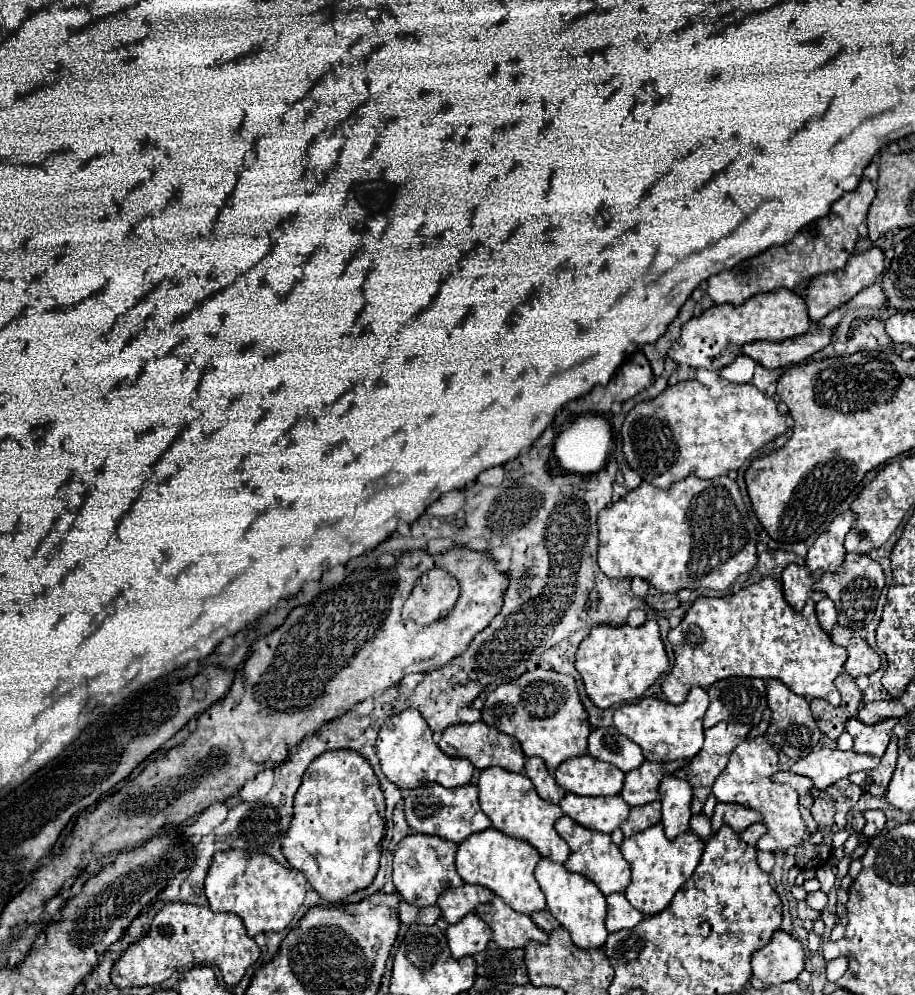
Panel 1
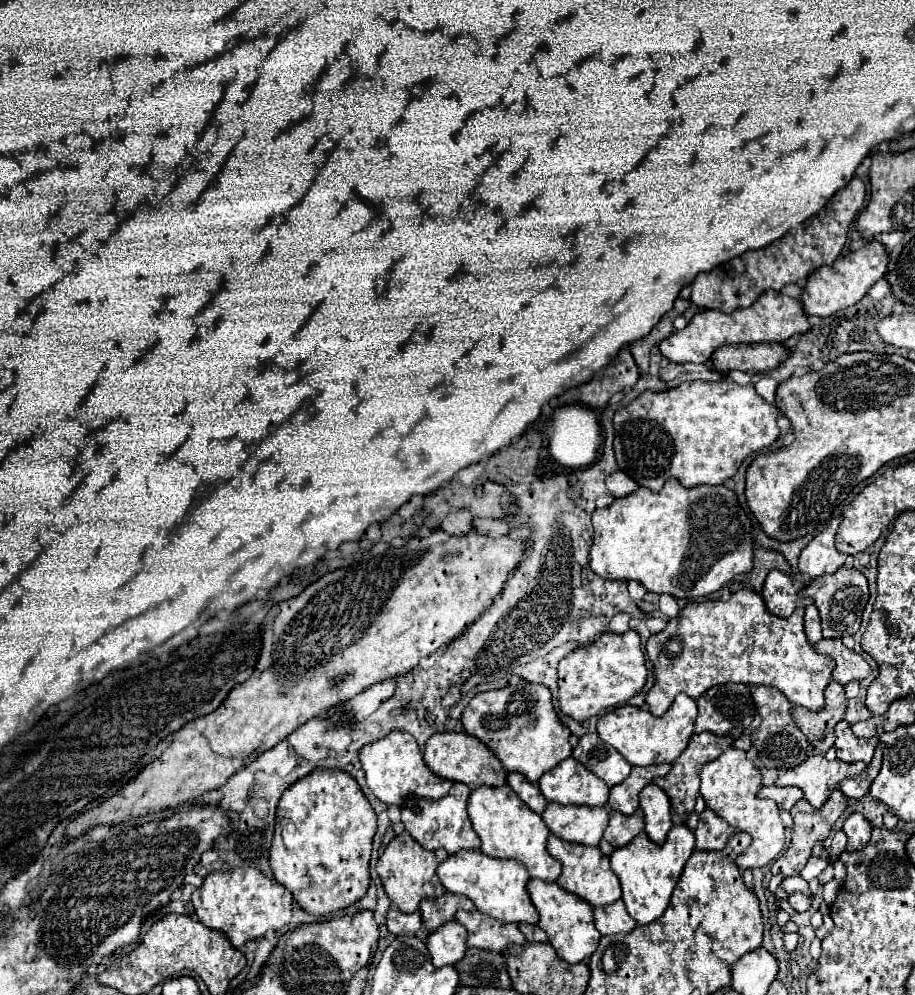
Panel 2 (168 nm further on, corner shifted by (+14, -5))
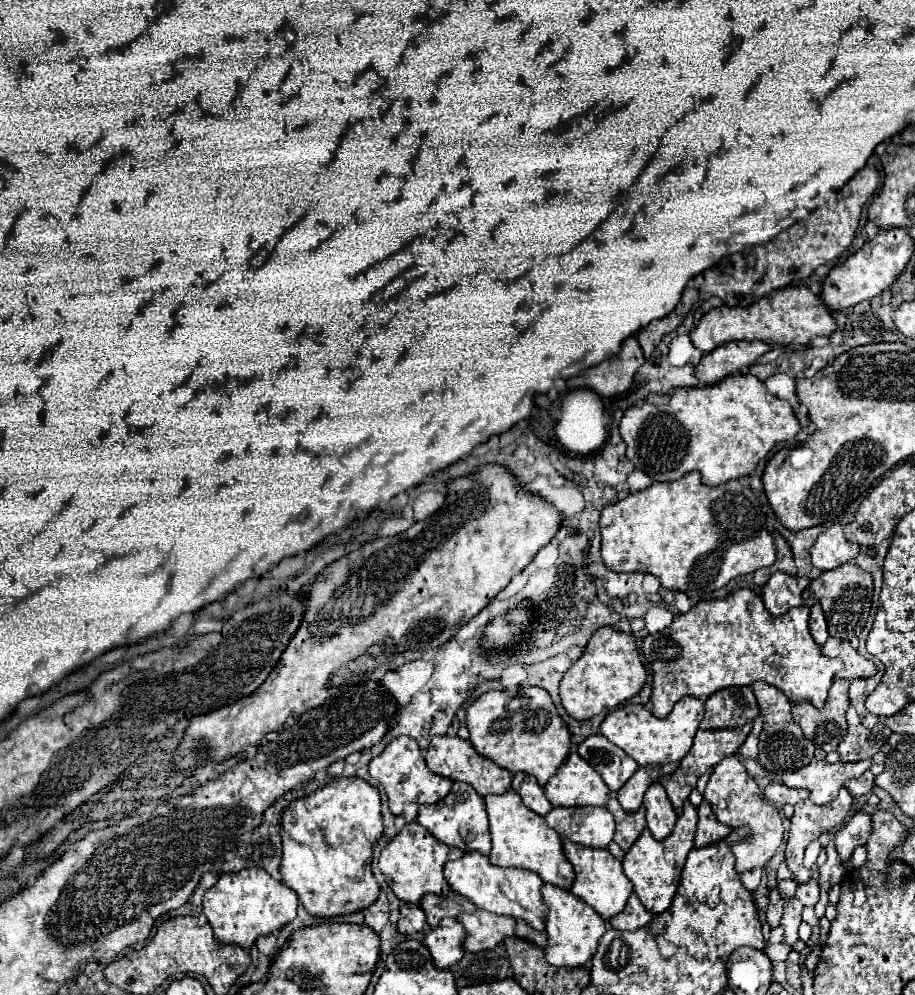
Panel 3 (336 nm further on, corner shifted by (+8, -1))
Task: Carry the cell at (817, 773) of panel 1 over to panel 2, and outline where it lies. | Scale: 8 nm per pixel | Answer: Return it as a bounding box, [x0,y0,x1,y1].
[776,757,866,807]

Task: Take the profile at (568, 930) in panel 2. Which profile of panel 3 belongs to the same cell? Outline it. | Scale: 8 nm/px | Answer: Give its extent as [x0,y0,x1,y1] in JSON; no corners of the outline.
[542,883,606,967]

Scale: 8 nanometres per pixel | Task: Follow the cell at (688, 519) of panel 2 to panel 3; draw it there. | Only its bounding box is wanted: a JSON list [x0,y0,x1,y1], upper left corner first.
[600,471,776,599]

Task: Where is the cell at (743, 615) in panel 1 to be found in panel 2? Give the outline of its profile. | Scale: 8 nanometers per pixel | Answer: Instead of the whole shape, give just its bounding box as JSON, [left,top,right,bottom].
[646,589,834,717]

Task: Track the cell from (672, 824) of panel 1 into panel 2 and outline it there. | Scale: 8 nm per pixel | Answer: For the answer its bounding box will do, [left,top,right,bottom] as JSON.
[640,785,672,843]

